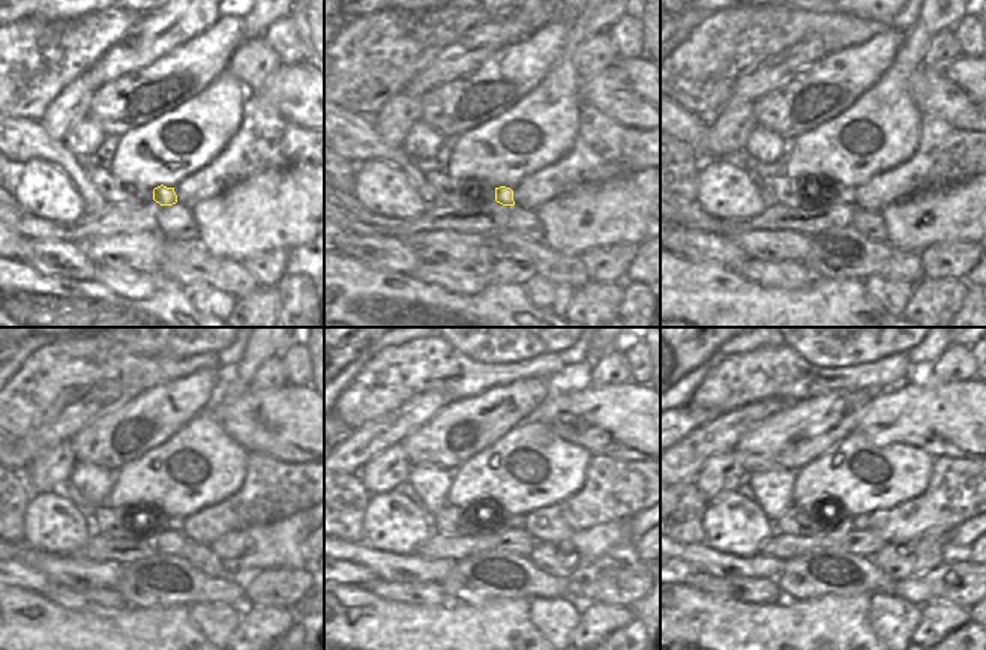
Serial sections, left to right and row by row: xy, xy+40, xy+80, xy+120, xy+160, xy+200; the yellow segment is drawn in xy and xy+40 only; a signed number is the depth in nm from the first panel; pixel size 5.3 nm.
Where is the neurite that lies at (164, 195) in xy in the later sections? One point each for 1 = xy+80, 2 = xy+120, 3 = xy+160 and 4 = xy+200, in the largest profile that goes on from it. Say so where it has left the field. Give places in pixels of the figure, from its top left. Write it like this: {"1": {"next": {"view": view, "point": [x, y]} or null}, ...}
{"1": {"next": {"view": "xy+80", "point": [839, 192]}}, "2": {"next": {"view": "xy+120", "point": [170, 524]}}, "3": {"next": {"view": "xy+160", "point": [512, 523]}}, "4": {"next": {"view": "xy+200", "point": [860, 523]}}}

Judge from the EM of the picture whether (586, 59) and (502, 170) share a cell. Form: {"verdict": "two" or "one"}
{"verdict": "two"}

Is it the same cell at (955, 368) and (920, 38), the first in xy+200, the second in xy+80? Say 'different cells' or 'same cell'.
different cells

